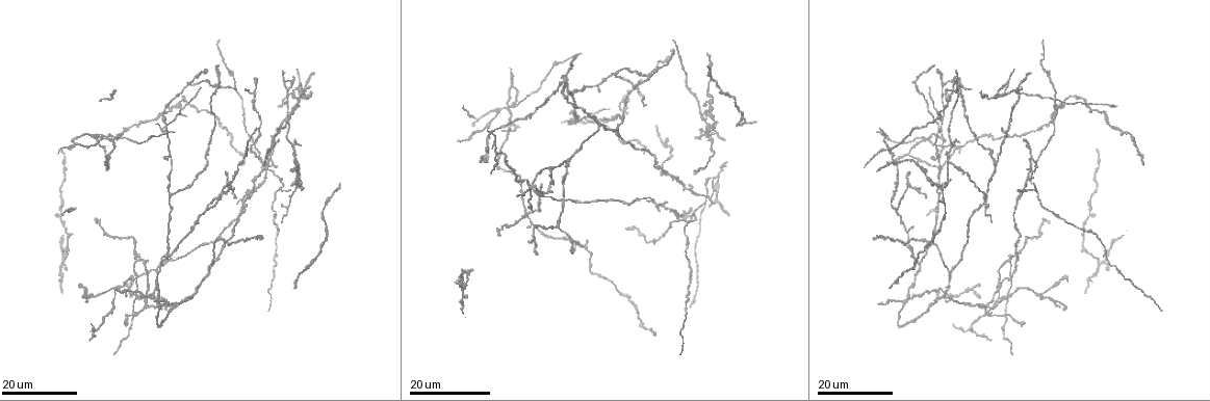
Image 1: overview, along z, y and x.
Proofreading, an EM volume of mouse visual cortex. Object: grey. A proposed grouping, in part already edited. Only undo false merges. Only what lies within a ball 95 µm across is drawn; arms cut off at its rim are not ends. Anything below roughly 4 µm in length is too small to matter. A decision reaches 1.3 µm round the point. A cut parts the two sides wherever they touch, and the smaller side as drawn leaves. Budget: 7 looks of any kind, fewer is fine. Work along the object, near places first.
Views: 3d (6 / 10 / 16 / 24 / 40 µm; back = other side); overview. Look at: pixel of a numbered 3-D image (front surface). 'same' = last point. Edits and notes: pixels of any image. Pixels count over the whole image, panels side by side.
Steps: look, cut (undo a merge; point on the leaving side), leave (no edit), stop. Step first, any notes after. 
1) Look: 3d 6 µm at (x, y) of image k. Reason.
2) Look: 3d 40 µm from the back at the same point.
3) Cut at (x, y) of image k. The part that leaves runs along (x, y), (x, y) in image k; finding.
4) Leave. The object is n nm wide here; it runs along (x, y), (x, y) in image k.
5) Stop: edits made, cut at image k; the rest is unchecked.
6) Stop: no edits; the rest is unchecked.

Look: 3d 16 µm at (717, 176) of image 1. Four or more arms meet.

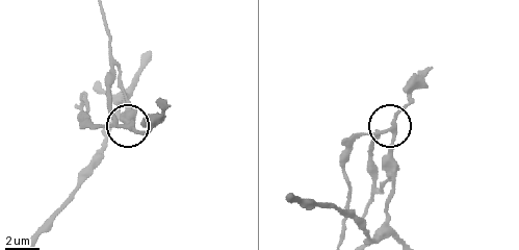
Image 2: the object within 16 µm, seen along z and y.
Look: 3d 10 µm at (125, 127) of image 2.

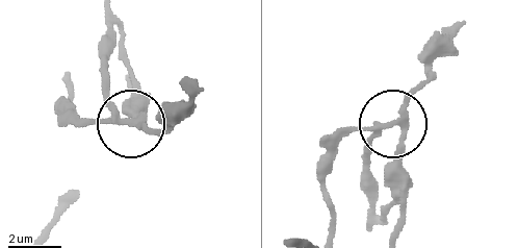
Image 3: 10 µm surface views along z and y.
Leave. It runs along (393, 234), (403, 215), (400, 114), (434, 75) in image 3; one cell here.

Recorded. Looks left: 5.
Look: 3d 24 µm at (163, 125) of image 1.

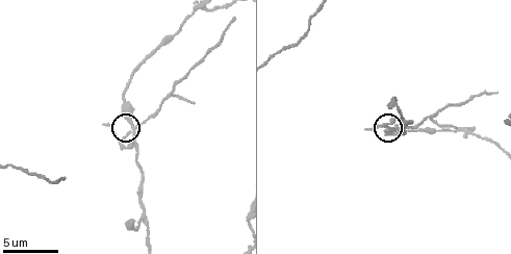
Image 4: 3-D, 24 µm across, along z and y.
Look: 3d 6 µm at (128, 136) of image 4. Zoom in.

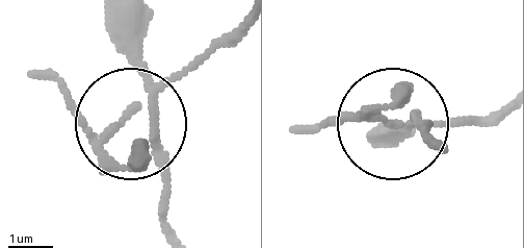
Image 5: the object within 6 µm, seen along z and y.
Cut at (146, 152) of image 5. 4 arms meet here; a second cell is stuck on.

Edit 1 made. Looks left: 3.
Look: 3d 16 µm at (1011, 276) of image 1. A fork.

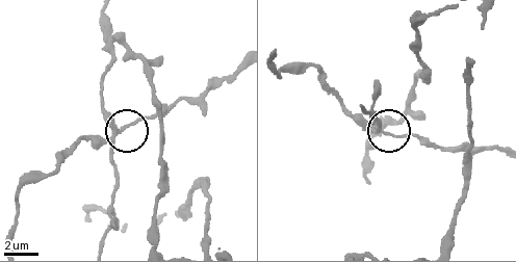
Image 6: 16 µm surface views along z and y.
Look: 3d 6 µm at (122, 128) of image 6.

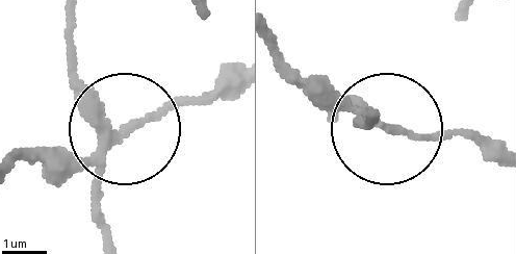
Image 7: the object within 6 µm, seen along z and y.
Look: 3d 6 µm from the back at (386, 128) of image 7. Other side.

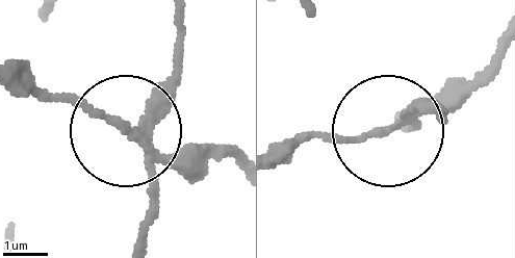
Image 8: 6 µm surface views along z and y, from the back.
Leave. One cell here.

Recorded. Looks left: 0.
Stop: edits made, cut at image 5; the rest is unchecked.

